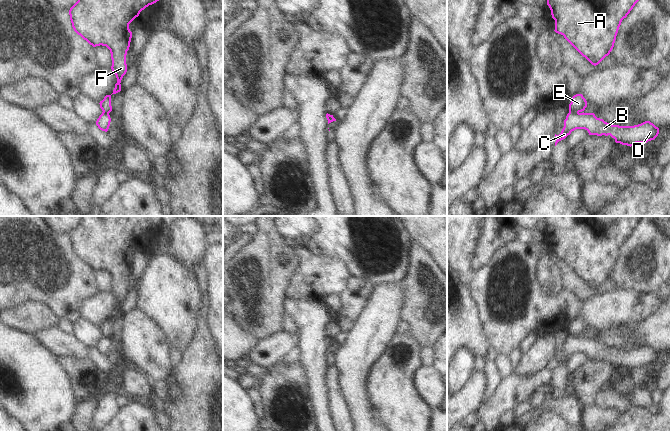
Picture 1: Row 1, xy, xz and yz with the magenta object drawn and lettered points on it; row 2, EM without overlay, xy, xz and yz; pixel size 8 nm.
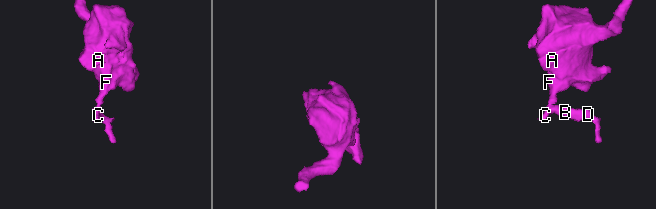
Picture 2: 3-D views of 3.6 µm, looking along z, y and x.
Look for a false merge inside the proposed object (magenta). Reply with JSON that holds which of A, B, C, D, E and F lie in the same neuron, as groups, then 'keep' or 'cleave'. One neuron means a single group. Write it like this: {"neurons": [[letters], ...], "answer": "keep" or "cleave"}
{"neurons": [["A", "E", "F"], ["B", "C", "D"]], "answer": "cleave"}

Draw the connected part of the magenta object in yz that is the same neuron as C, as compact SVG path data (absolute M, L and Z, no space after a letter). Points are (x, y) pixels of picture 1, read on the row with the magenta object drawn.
M569 111L561 133L559 135L555 134L555 146L576 129L585 129L589 135L610 135L616 143L630 147L636 143L647 143L654 140L659 134L659 128L650 121L634 126L619 126L597 118L594 113L573 113Z

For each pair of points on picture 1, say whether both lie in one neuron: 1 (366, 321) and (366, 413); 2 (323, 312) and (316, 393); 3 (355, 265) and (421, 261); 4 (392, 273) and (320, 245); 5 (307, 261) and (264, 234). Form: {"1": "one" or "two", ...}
{"1": "one", "2": "one", "3": "two", "4": "one", "5": "two"}

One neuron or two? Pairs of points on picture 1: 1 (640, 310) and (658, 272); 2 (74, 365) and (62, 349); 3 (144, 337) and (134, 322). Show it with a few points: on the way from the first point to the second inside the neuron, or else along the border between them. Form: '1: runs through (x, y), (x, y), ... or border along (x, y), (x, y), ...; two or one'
1: border along (625, 288), (642, 292), (657, 292); two
2: border along (59, 356), (88, 359); two
3: runs through (140, 333), (135, 326); one

